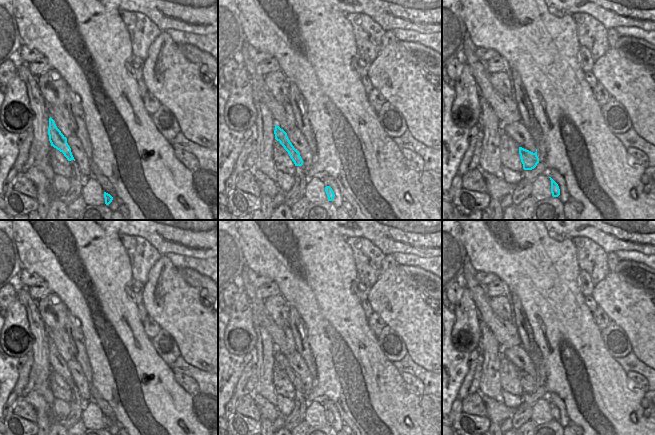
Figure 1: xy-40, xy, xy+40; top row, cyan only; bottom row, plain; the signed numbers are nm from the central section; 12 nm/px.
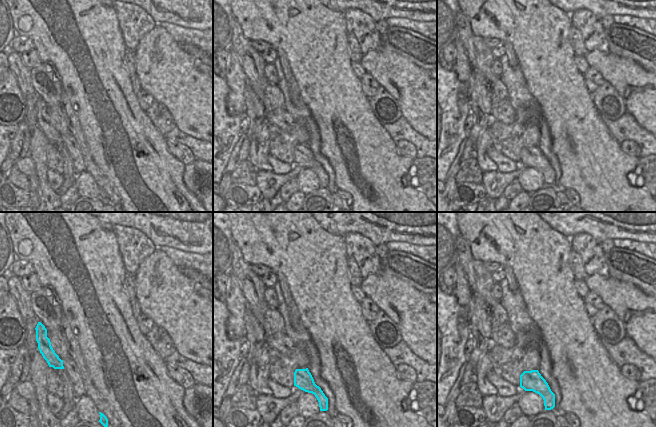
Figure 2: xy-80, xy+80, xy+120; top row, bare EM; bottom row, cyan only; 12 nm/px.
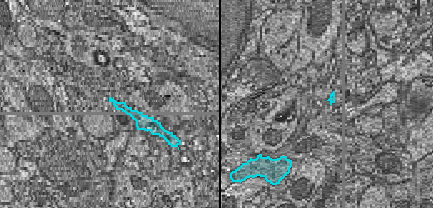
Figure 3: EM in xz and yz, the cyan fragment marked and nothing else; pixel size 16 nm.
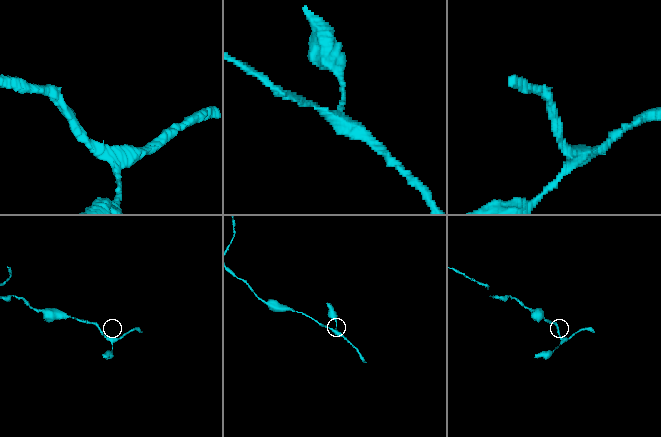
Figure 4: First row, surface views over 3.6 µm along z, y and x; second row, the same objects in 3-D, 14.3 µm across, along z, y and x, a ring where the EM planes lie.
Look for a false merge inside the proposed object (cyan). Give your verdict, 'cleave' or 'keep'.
keep

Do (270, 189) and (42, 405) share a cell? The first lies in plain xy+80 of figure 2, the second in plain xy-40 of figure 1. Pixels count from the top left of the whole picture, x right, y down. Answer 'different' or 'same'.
same

